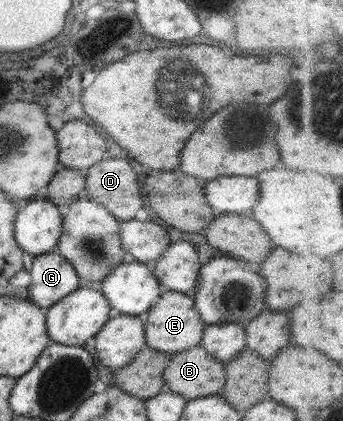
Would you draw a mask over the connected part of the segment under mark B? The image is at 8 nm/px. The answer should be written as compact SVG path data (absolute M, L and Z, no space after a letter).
M201 346L171 353L173 358L161 372L164 389L180 394L186 401L215 395L221 392L225 384L224 364L211 358Z

